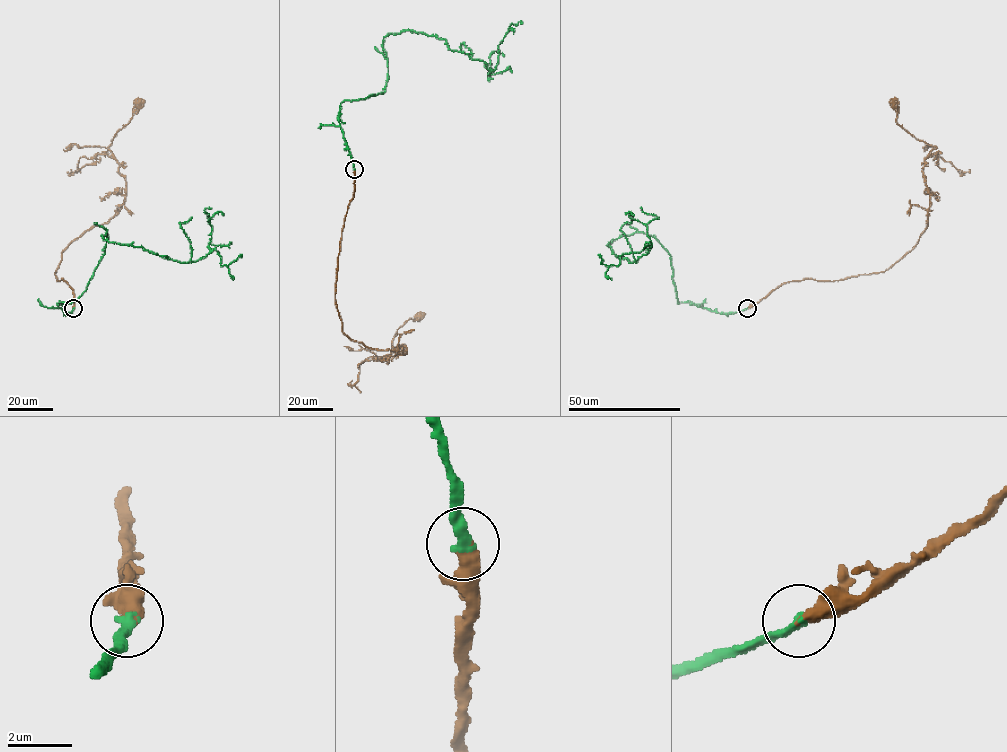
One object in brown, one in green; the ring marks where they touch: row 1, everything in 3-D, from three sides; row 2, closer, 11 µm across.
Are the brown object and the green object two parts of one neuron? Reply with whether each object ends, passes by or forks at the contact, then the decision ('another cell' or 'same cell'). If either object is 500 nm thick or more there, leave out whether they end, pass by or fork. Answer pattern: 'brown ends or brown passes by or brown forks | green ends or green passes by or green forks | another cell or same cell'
brown ends | green ends | same cell

